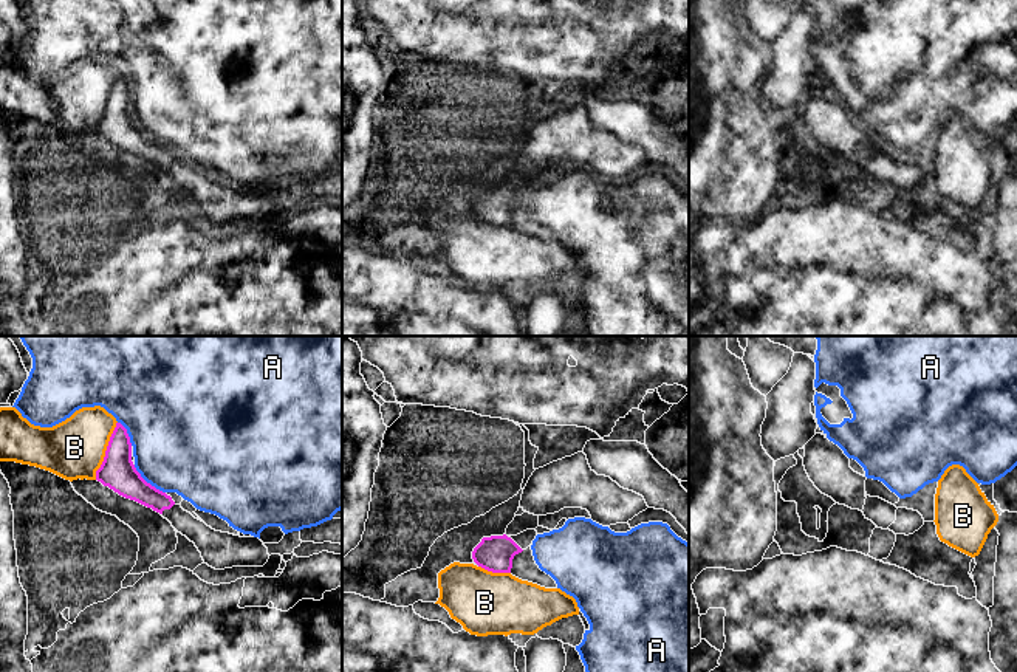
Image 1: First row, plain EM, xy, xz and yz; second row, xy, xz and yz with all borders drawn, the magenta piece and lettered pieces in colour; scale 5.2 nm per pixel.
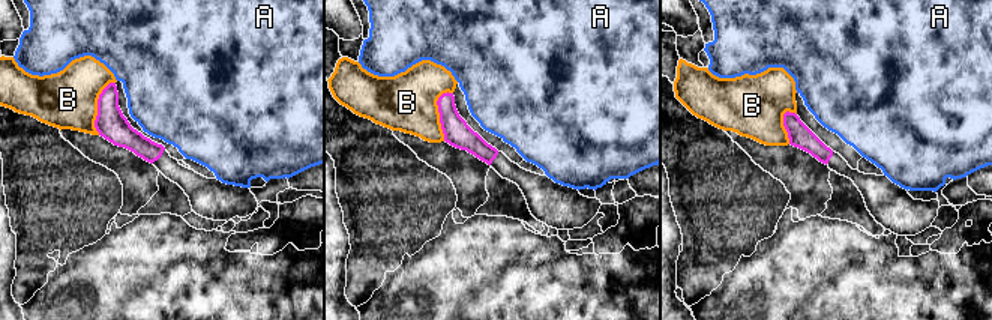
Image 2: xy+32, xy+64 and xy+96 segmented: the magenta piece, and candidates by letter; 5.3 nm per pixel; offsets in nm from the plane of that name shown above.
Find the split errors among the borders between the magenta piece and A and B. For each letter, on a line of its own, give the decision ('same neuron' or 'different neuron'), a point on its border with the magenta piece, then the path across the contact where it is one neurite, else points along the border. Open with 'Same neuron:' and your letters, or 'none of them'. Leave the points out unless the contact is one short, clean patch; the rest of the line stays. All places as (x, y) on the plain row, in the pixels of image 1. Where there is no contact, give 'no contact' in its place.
Same neuron: none of them
A: different neuron | xy (146, 135)
B: different neuron | xy (106, 104)

